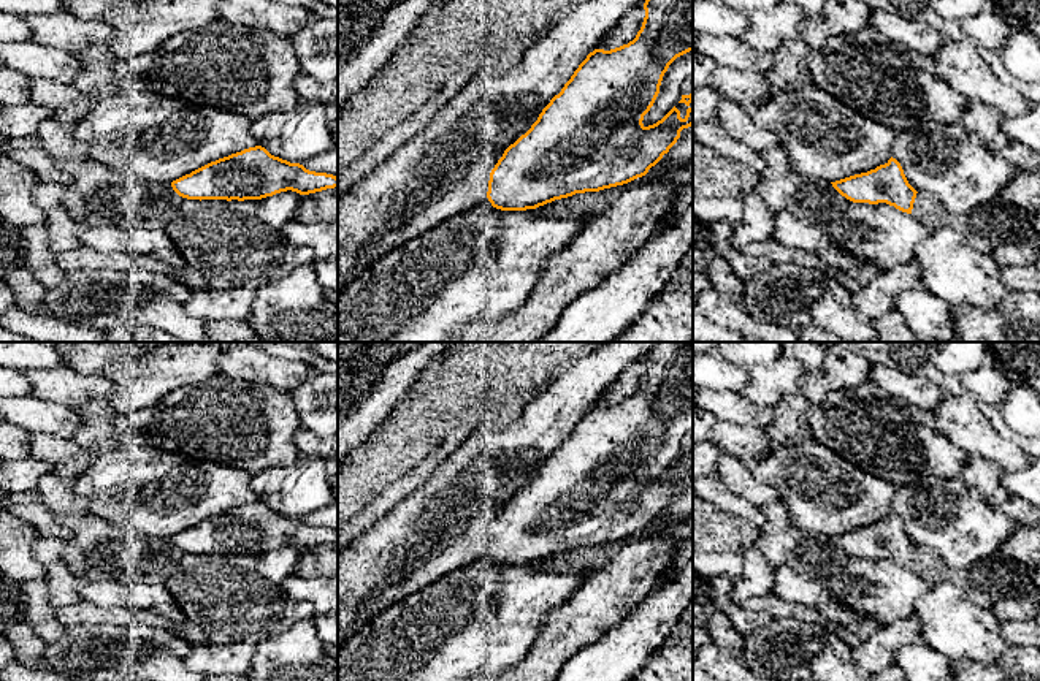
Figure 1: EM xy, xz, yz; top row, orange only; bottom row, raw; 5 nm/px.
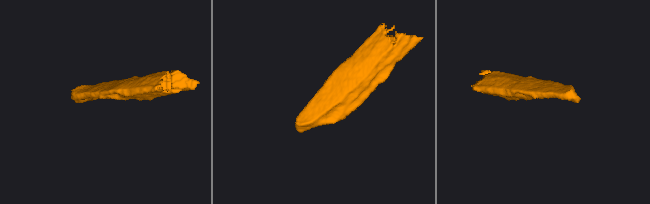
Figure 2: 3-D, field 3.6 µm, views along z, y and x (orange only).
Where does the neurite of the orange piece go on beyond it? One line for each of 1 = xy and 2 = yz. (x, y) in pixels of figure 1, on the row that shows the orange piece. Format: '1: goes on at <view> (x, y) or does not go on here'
1: does not go on here
2: does not go on here

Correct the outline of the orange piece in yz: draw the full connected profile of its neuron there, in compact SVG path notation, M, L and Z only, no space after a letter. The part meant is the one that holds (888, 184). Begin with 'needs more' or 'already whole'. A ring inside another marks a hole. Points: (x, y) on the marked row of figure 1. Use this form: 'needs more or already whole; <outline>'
already whole; M893 157L875 169L831 184L842 196L853 203L886 203L907 214L912 214L918 193L908 184L900 163Z

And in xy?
already whole; M255 146L211 162L171 182L187 200L262 200L281 192L309 195L338 187L338 177L306 169Z

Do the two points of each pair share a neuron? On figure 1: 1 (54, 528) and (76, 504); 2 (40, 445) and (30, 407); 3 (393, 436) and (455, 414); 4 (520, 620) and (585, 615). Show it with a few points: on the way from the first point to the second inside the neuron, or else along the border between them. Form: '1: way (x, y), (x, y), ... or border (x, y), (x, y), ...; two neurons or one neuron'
1: border (34, 490), (54, 513); two neurons
2: border (32, 433), (48, 433), (70, 439); two neurons
3: way (409, 436), (430, 436), (439, 429); one neuron
4: border (571, 596), (542, 618), (536, 639), (527, 653); two neurons

